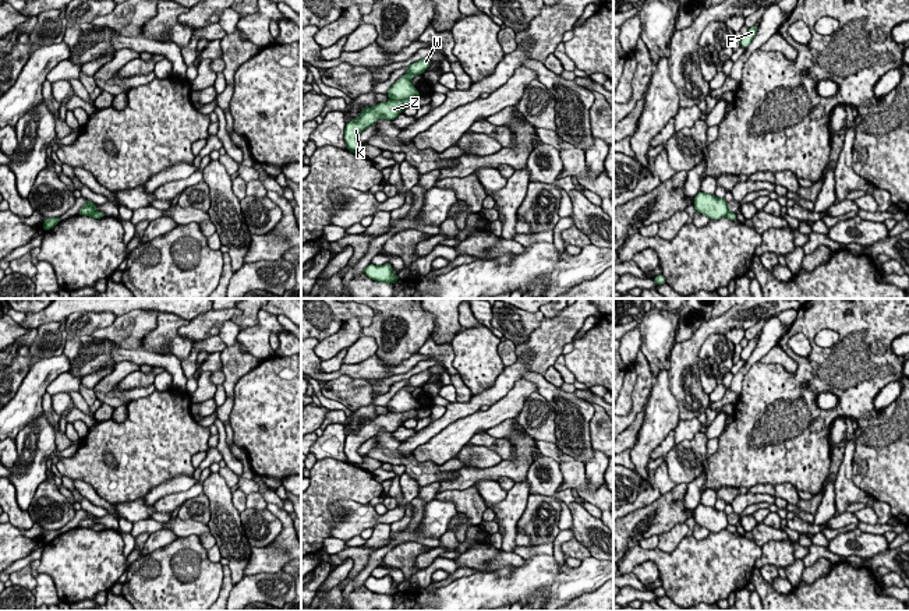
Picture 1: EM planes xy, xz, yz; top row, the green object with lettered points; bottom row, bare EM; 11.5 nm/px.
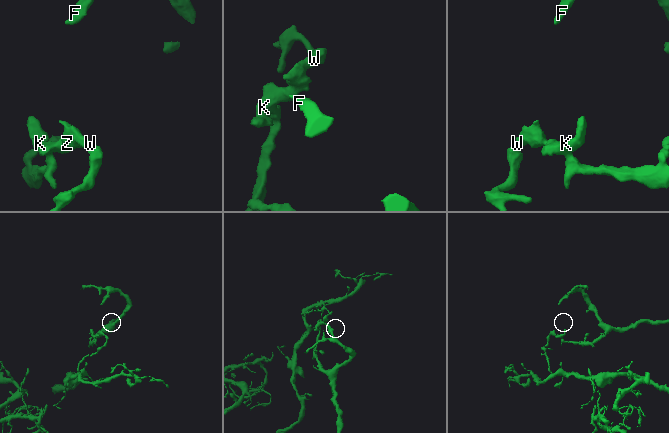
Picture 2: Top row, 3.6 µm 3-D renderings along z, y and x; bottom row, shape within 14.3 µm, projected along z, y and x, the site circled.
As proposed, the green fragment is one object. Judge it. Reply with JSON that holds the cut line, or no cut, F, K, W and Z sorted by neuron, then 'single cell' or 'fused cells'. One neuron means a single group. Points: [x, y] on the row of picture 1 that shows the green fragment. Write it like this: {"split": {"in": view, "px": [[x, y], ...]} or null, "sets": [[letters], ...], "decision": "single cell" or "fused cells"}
{"split": {"in": "xz", "px": [[416, 96], [391, 101]]}, "sets": [["F", "K", "Z"], ["W"]], "decision": "fused cells"}

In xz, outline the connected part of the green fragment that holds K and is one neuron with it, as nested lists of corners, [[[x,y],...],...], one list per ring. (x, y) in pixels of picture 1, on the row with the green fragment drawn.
[[[408,98],[404,100],[389,100],[386,103],[379,102],[374,107],[365,107],[361,110],[357,120],[351,120],[346,124],[344,141],[347,151],[360,155],[362,144],[358,141],[358,135],[374,126],[381,117],[395,120],[406,107],[415,106],[417,98]]]

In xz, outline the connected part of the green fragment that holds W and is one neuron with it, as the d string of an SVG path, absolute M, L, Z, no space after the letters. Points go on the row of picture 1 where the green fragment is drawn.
M424 57L408 66L406 75L400 77L389 89L388 96L390 100L404 100L408 98L418 98L420 92L414 89L411 78L422 74L431 64L428 57Z

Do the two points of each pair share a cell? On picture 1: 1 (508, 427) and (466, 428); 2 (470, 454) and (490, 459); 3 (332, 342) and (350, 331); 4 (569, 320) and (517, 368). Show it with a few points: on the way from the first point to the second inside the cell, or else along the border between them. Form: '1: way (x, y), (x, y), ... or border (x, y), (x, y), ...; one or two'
1: border (512, 417), (485, 431); two
2: way (474, 456), (485, 458); one
3: way (336, 342), (346, 335); one
4: border (517, 360), (529, 370); two

